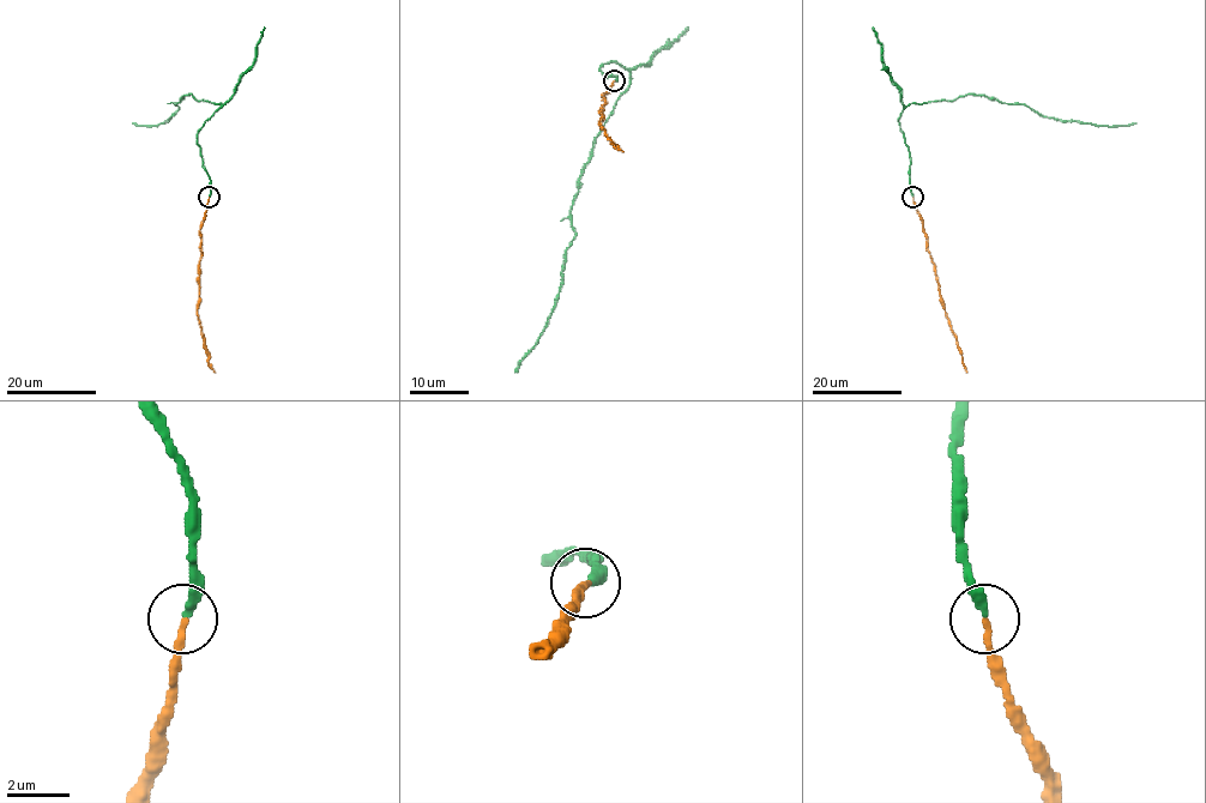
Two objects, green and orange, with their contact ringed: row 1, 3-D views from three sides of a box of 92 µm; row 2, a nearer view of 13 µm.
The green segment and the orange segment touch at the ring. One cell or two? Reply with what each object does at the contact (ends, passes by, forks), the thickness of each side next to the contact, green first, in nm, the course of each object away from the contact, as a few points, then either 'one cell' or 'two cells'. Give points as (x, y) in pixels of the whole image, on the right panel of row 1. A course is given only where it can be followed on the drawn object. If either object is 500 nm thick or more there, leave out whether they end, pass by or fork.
green ends | orange ends | 320/240 nm | green via (914, 197), (909, 148), (898, 116), (911, 103), (983, 95), (1071, 121), (1115, 126), (1137, 122) | orange via (914, 197), (940, 302), (968, 373) | one cell

